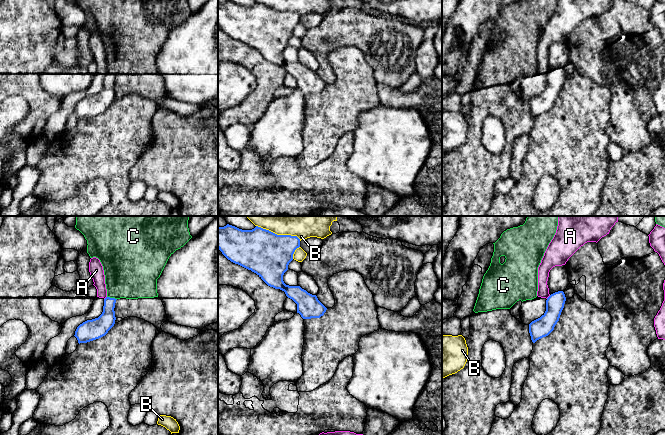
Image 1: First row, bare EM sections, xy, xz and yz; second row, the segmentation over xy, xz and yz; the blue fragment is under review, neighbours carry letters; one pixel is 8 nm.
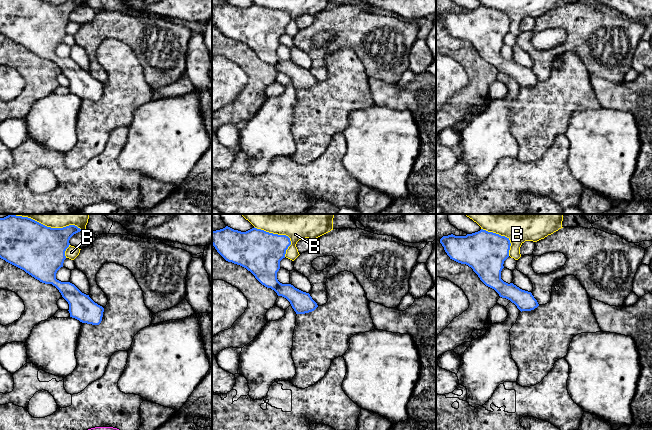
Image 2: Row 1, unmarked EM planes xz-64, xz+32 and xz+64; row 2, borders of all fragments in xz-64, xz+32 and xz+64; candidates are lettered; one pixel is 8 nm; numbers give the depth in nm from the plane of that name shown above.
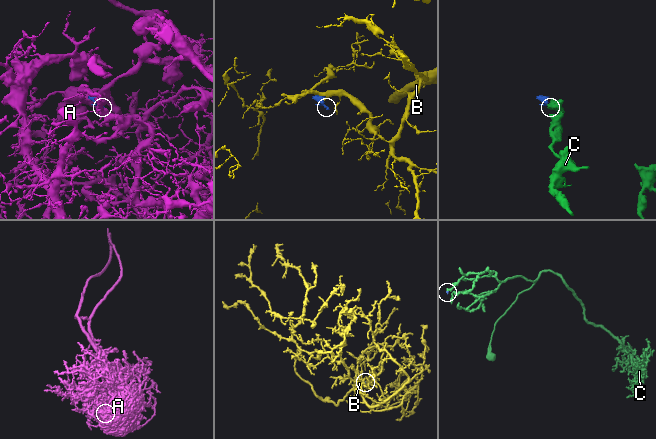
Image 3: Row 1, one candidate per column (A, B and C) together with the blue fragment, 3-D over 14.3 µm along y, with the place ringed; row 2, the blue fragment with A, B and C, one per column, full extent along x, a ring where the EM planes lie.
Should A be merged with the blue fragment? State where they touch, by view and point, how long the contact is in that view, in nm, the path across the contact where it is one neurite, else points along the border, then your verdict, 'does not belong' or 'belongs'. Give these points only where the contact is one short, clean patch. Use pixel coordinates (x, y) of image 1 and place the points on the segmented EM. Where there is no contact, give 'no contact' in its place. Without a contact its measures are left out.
yz (549, 296) | 50 nm | along yz (550, 295), (546, 298) | does not belong

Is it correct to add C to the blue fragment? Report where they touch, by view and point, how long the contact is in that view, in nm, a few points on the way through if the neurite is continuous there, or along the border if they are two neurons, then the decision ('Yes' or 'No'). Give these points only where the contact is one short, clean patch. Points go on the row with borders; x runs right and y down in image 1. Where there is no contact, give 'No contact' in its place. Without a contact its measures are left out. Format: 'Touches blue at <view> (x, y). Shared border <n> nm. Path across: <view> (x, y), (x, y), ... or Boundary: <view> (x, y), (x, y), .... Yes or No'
Touches blue at xy (112, 298). Shared border 80 nm. Boundary: xy (107, 296), (116, 299). No

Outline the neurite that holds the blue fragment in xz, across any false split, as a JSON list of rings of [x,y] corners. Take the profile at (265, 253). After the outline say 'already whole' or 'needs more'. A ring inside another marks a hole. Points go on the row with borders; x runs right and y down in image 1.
[[[229,224],[218,227],[218,249],[228,260],[256,273],[268,286],[284,291],[286,296],[297,304],[297,313],[303,319],[320,318],[327,308],[317,296],[300,286],[286,285],[283,281],[283,275],[299,247],[300,239],[297,236],[277,235],[258,226],[252,230],[242,230]]]; already whole

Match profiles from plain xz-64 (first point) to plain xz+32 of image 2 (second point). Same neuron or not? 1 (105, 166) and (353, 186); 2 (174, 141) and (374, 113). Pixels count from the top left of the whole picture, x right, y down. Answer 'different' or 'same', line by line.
1: same
2: same

